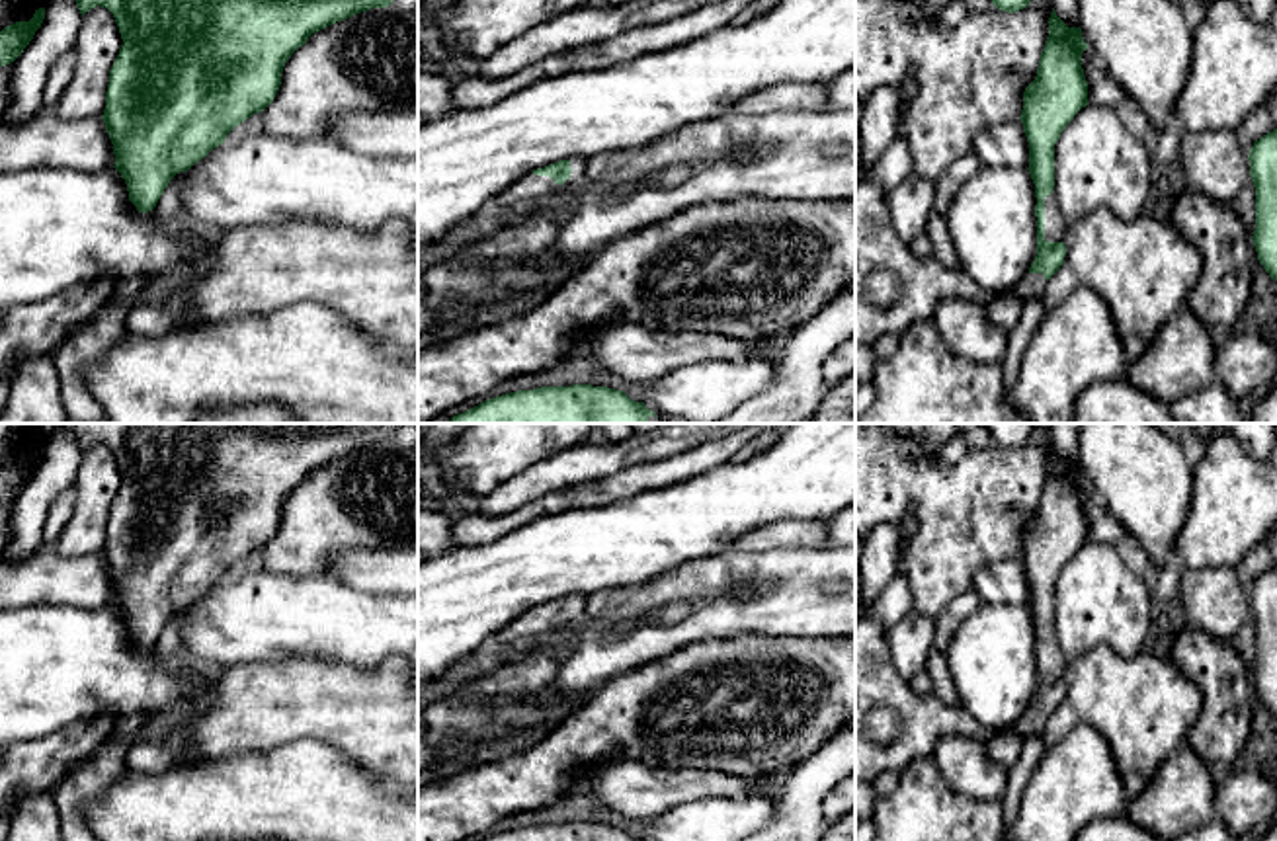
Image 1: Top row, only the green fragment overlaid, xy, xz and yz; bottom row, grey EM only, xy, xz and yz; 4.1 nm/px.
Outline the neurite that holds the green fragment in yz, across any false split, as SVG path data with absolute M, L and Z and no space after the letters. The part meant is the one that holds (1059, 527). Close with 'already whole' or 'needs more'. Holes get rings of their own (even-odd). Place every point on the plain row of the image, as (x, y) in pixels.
M1054 449L1049 455L1049 474L1041 490L1035 517L1023 529L1021 560L1029 580L1029 611L1035 621L1037 693L1015 732L1043 736L1049 716L1066 693L1064 658L1054 626L1054 581L1074 552L1088 542L1088 519L1082 490L1090 486L1080 464L1068 464Z; needs more

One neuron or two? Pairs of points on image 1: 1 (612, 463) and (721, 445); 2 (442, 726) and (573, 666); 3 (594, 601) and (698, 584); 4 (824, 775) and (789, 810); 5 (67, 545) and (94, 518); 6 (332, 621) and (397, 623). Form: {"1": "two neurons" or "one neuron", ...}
{"1": "two neurons", "2": "two neurons", "3": "two neurons", "4": "one neuron", "5": "one neuron", "6": "one neuron"}

